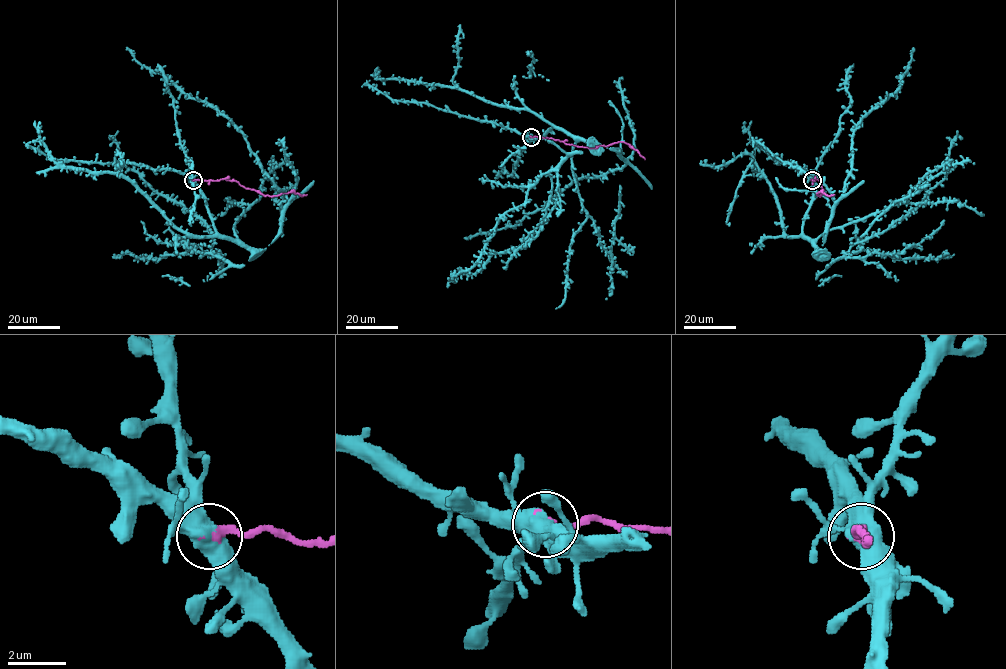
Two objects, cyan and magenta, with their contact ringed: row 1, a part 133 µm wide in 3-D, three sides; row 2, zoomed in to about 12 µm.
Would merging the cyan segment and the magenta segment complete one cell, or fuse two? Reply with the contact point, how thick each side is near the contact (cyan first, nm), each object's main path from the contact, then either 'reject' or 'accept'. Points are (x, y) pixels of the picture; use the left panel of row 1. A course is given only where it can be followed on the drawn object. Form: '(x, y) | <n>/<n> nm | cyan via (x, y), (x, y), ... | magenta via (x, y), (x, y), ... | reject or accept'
(193, 180) | 650/320 nm | cyan via (193, 180), (219, 234), (264, 250), (278, 233), (287, 198), (245, 137), (126, 47) | magenta via (193, 180), (236, 181), (265, 196), (293, 191), (307, 194) | reject

